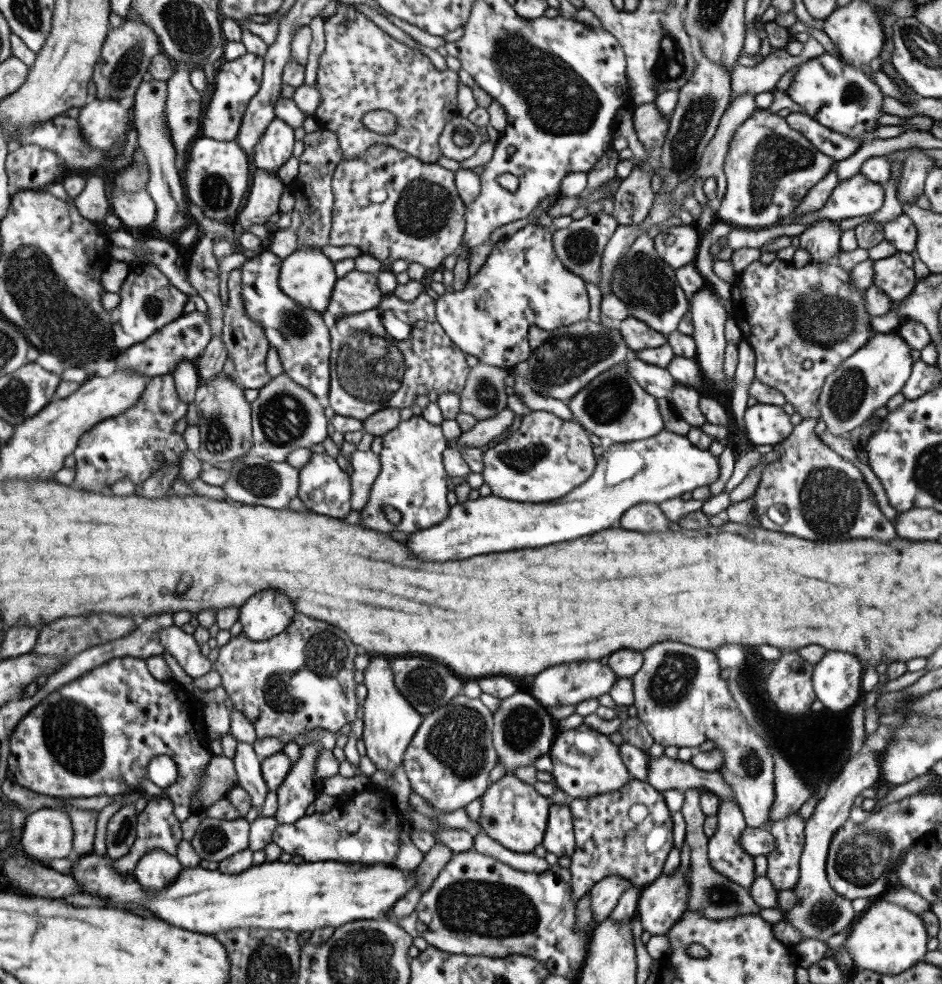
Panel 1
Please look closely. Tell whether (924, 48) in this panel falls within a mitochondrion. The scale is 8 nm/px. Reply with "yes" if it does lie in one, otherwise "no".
yes

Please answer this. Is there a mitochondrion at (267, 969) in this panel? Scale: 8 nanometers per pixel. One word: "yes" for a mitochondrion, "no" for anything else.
yes

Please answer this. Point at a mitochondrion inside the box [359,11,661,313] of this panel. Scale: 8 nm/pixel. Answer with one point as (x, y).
(556, 99)

